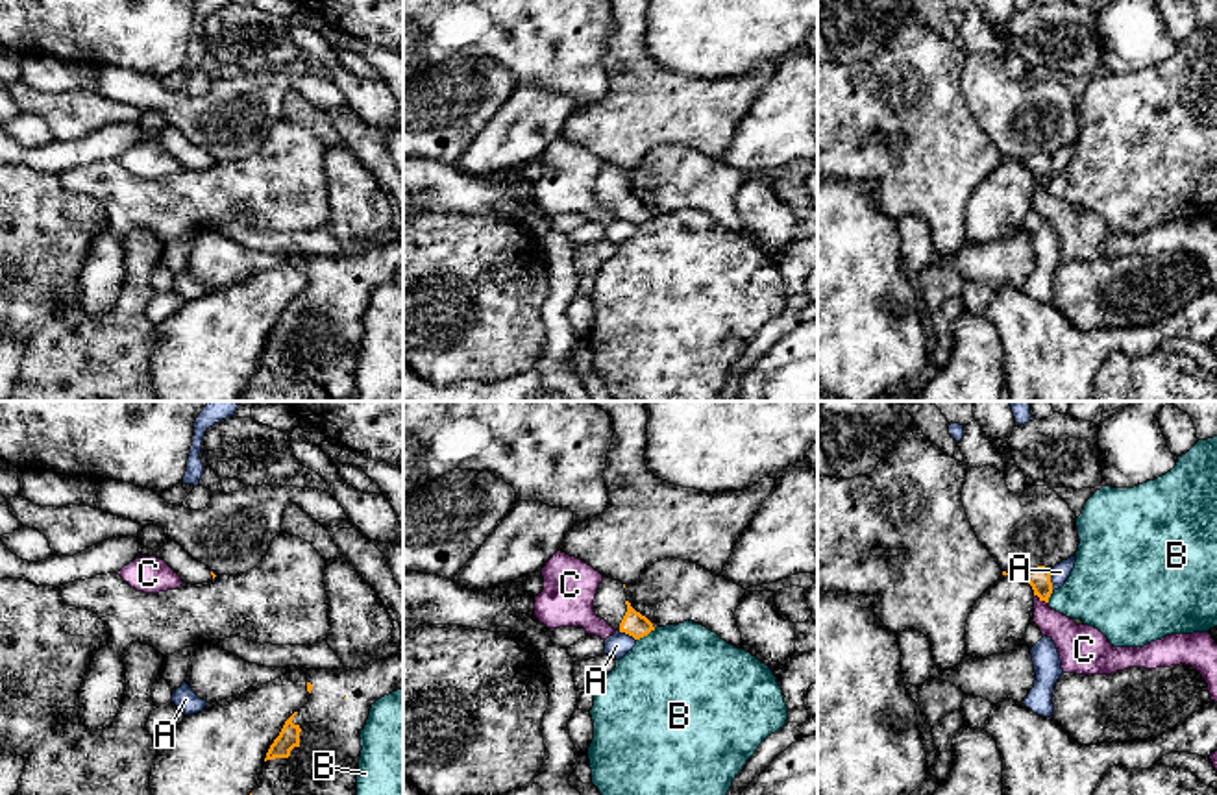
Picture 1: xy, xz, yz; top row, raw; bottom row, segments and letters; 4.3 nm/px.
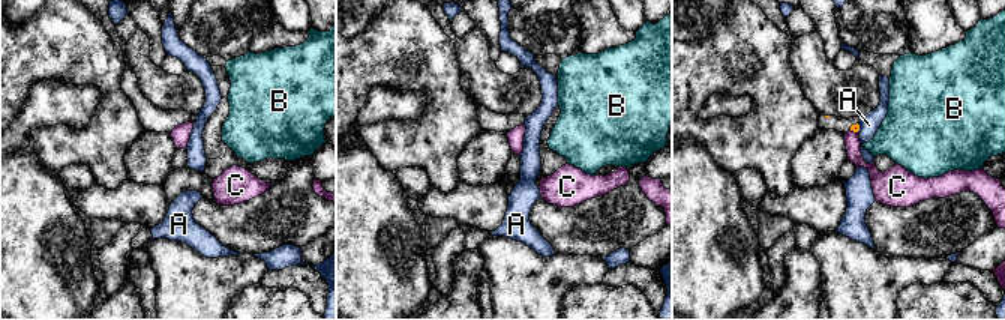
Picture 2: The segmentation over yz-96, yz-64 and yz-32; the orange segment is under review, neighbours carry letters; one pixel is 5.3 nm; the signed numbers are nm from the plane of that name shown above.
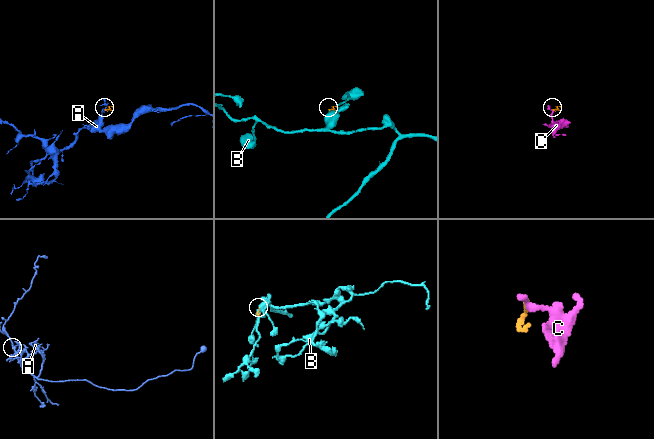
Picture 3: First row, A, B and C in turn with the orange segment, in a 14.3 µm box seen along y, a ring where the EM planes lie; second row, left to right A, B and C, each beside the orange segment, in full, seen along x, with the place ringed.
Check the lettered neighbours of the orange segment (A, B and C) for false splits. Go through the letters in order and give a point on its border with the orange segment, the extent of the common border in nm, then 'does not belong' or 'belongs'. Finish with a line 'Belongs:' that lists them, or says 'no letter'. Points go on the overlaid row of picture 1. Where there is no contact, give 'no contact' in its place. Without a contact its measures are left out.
A: contact yz (1049, 581); length 100 nm; does not belong
B: contact xz (646, 635); length 100 nm; does not belong
C: contact yz (1042, 599); length 80 nm; does not belong
Belongs: no letter

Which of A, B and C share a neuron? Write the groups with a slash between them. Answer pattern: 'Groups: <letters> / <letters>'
Groups: A / B / C

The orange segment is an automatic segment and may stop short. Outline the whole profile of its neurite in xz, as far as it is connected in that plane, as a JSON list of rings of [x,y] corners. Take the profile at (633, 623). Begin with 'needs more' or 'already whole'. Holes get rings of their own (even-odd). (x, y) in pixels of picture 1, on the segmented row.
needs more | [[[603,577],[597,588],[594,612],[614,630],[625,632],[634,640],[640,640],[655,630],[653,623],[631,606],[623,584],[608,577]]]

